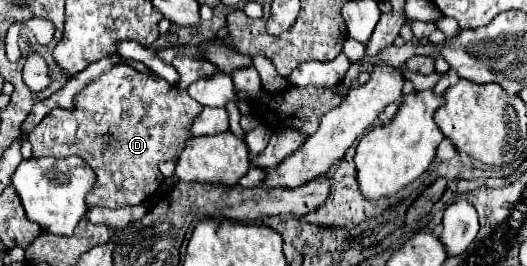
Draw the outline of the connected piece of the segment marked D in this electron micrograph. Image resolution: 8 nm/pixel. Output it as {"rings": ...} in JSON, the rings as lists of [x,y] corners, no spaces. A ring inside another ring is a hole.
{"rings":[[[114,65],[104,71],[100,77],[92,79],[76,97],[74,107],[68,109],[54,109],[50,111],[28,135],[32,143],[34,157],[82,157],[92,171],[96,173],[96,189],[92,189],[86,197],[88,205],[100,207],[126,207],[126,205],[140,205],[150,199],[162,185],[164,177],[158,171],[162,161],[176,161],[188,141],[190,123],[198,117],[202,105],[194,101],[188,91],[170,85],[166,79],[158,75],[150,75],[146,71],[138,71],[132,65]]]}

